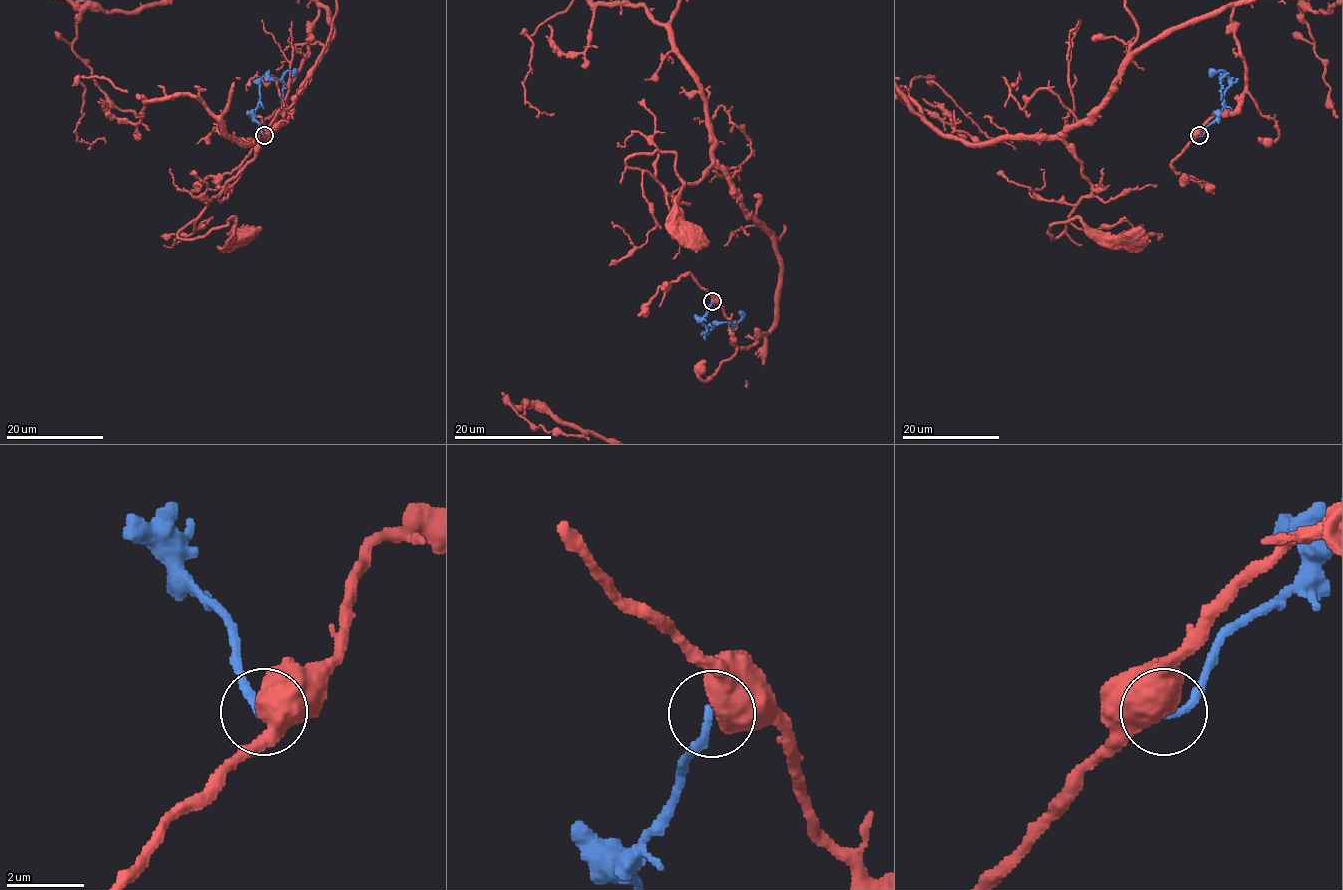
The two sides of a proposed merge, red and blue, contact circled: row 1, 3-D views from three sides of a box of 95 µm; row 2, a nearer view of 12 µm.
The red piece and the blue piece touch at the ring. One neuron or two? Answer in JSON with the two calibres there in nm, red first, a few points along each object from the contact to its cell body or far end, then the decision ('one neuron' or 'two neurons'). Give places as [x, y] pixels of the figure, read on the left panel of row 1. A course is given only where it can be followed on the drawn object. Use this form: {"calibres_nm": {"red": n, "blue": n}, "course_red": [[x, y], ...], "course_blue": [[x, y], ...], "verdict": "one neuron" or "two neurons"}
{"calibres_nm": {"red": 700, "blue": 200}, "course_red": [[264, 135], [320, 7], [328, 48], [293, 111], [178, 233], [201, 238], [231, 217], [241, 237]], "course_blue": [[264, 135], [254, 118], [260, 98], [260, 79], [265, 75], [279, 79], [287, 71], [293, 72], [291, 76]], "verdict": "two neurons"}

